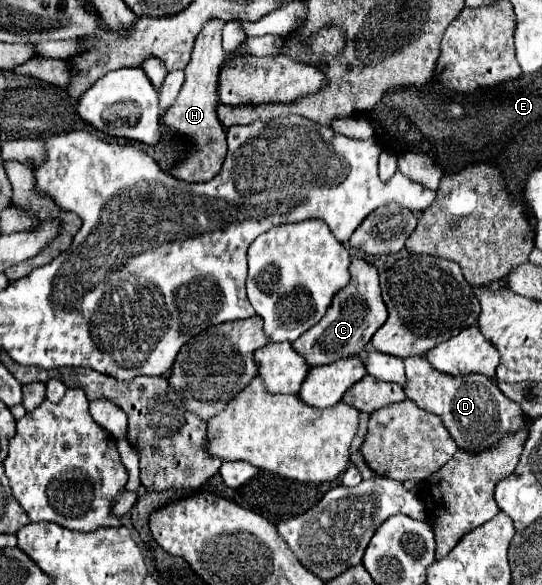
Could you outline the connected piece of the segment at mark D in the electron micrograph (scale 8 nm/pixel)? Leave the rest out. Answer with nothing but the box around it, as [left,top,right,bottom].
[404,355,526,451]

